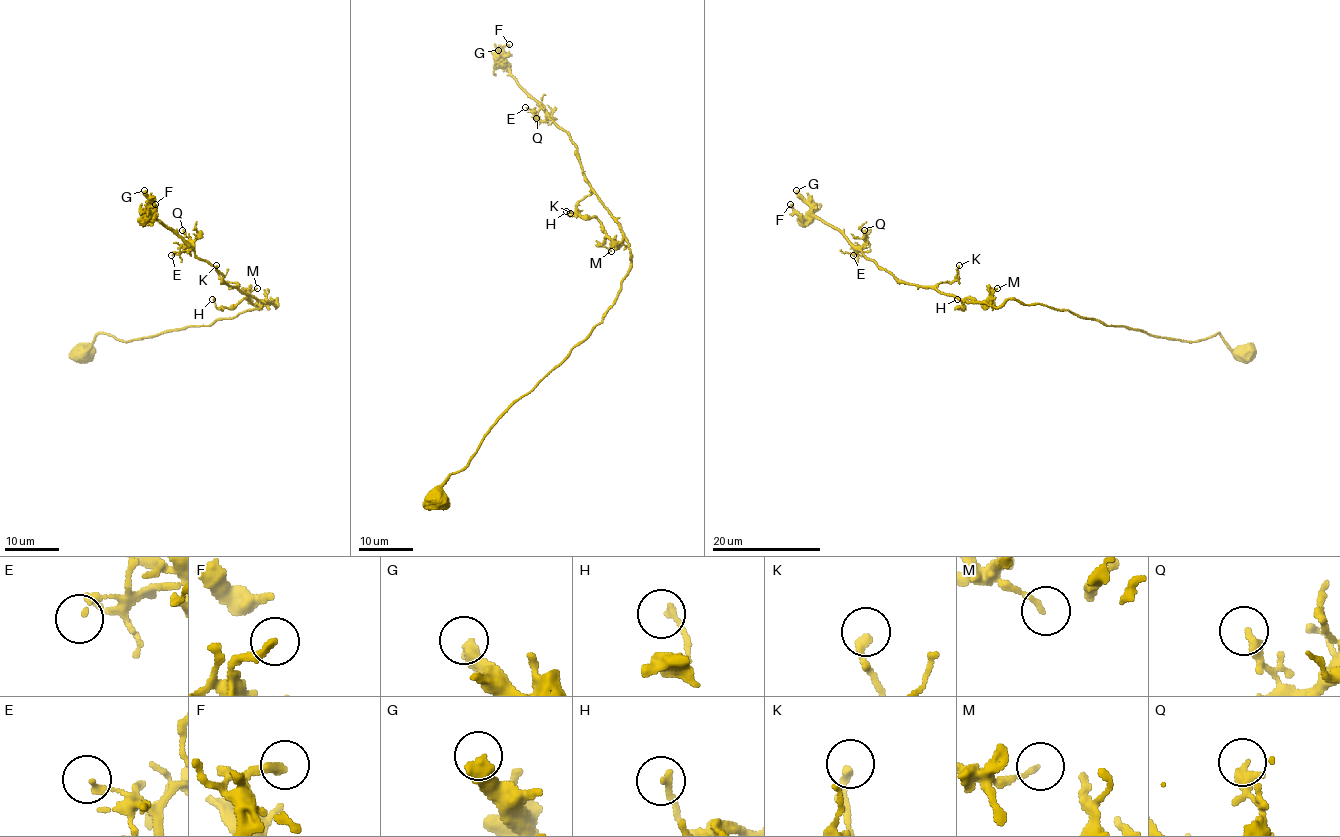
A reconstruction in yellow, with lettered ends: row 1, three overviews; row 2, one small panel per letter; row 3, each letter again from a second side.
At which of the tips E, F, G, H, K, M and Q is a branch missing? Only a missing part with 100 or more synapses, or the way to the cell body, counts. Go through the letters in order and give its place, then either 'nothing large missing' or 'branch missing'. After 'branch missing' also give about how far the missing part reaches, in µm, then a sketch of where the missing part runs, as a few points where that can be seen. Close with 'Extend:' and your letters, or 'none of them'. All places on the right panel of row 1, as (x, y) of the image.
E: at (853, 255); nothing large missing
F: at (790, 204); nothing large missing
G: at (796, 190); branch missing; about 110 µm are missing; missing branch runs (796, 190), (775, 186), (756, 194), (759, 234), (804, 295), (799, 348), (771, 367), (728, 369), (712, 346)
H: at (957, 299); nothing large missing
K: at (959, 265); nothing large missing
M: at (997, 288); nothing large missing
Q: at (864, 230); nothing large missing
Extend: G

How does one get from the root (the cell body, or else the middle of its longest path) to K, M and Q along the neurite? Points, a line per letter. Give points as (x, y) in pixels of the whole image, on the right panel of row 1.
K: (1245, 352), (1218, 333), (1168, 340), (1014, 299), (967, 303), (937, 289), (959, 276), (959, 265)
M: (1245, 352), (1233, 350), (1218, 333), (1198, 341), (1168, 340), (1014, 299), (997, 307), (984, 304), (997, 288)
Q: (1245, 352), (1218, 333), (1168, 340), (1014, 299), (967, 303), (881, 269), (861, 250), (864, 230)

